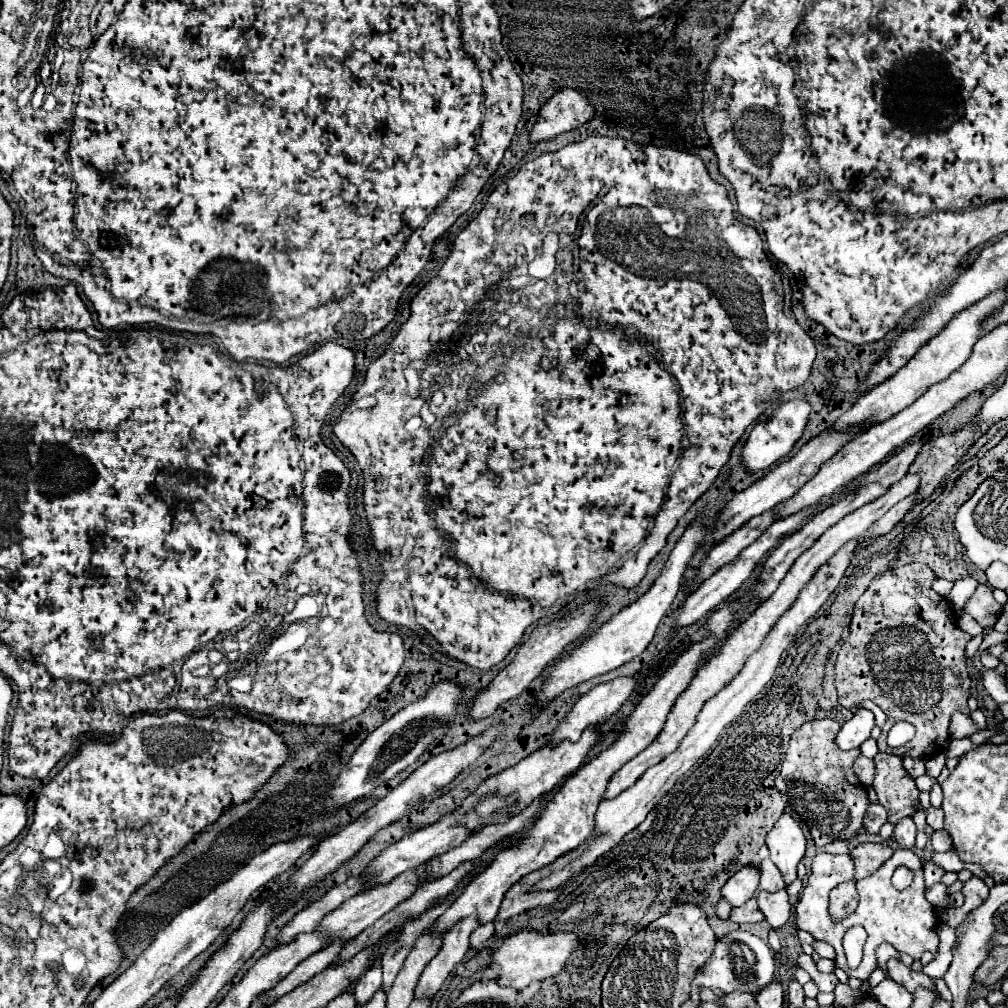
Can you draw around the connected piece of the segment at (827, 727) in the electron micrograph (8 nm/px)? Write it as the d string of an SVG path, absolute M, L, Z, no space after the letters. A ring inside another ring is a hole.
M830 718L802 724L790 738L782 772L776 778L778 790L786 794L794 812L802 822L806 822L816 846L826 846L834 840L848 840L856 836L870 804L866 790L852 770L852 760L860 754L860 750L840 750L834 742L838 730L840 724Z

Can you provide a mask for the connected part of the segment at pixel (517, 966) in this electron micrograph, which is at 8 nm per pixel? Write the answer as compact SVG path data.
M520 930L514 932L512 936L508 936L502 946L498 950L494 950L492 954L492 964L500 966L500 974L496 976L496 982L500 986L510 986L514 990L522 990L526 988L532 980L546 980L556 976L562 966L566 964L568 956L574 952L576 948L576 936L574 934L546 934L546 936L538 936L534 930Z

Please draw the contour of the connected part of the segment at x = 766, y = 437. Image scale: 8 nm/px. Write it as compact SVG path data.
M788 400L780 406L776 406L772 416L768 420L758 422L754 426L754 430L750 432L748 442L744 446L744 452L742 452L744 466L750 472L758 472L758 470L770 468L774 462L778 462L782 456L786 456L792 450L792 446L796 444L796 440L802 436L810 412L812 412L812 406L808 404L808 400Z

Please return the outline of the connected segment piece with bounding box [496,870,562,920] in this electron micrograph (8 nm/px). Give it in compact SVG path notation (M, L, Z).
M546 870L532 872L532 874L524 876L524 880L516 882L510 888L510 892L504 896L504 900L500 904L500 912L496 914L496 920L508 920L508 918L512 918L516 914L522 914L526 910L532 910L536 906L548 906L548 904L552 904L560 896L562 888L548 890L548 892L524 892L524 890L528 890L528 886L536 884L542 876L546 876Z

